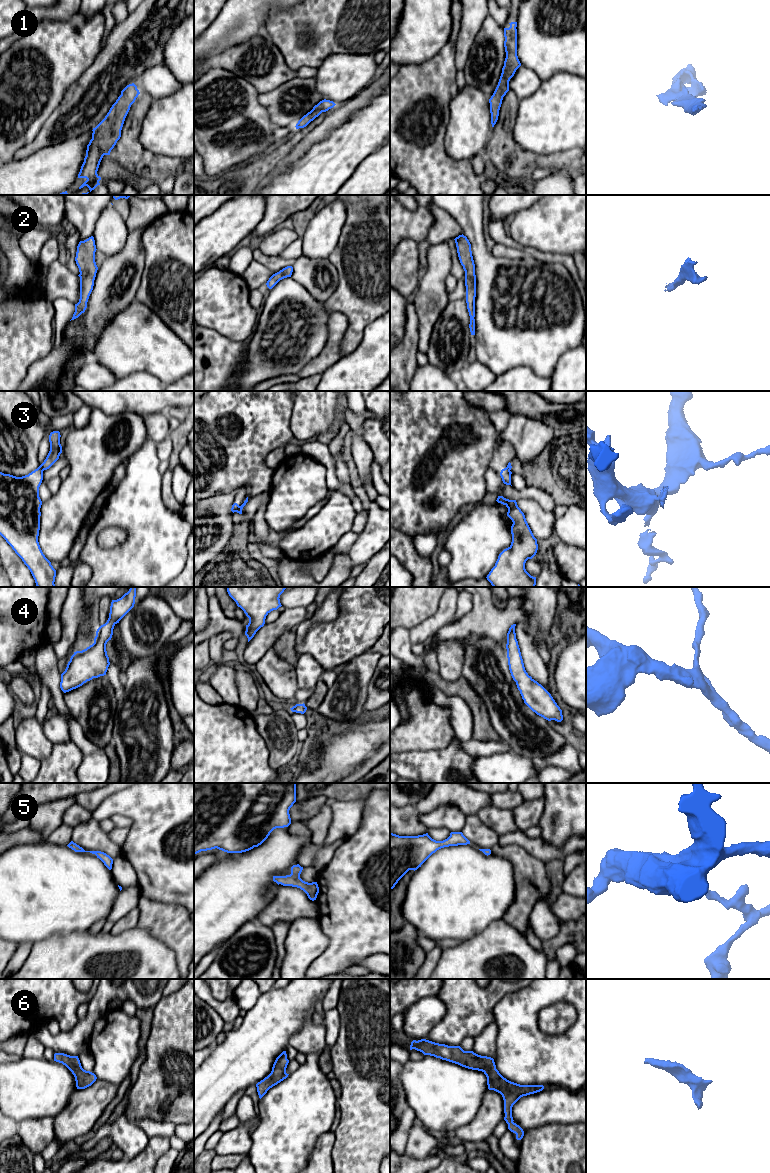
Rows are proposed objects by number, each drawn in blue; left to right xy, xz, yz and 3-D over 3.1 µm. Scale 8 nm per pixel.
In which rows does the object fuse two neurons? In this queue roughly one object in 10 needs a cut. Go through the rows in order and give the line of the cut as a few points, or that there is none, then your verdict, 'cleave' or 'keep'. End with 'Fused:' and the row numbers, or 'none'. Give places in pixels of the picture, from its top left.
1: cut none; keep
2: cut none; keep
3: cut xy (39, 466), (43, 470); cleave
4: cut none; keep
5: cut none; keep
6: cut none; keep
Fused: 3

